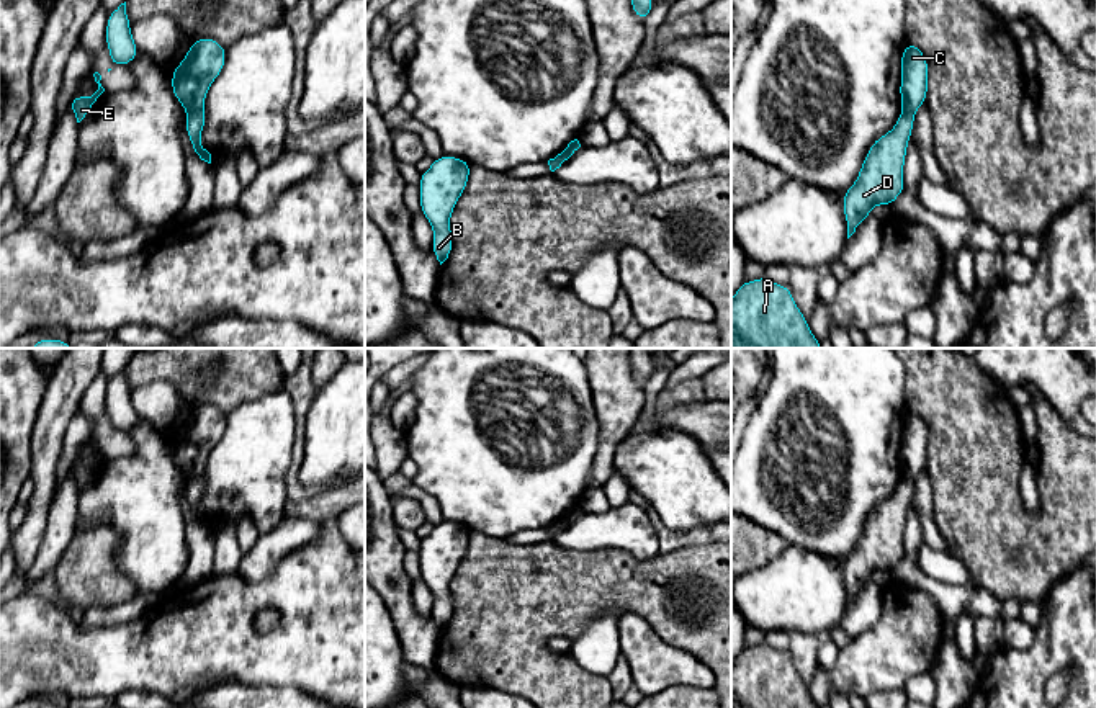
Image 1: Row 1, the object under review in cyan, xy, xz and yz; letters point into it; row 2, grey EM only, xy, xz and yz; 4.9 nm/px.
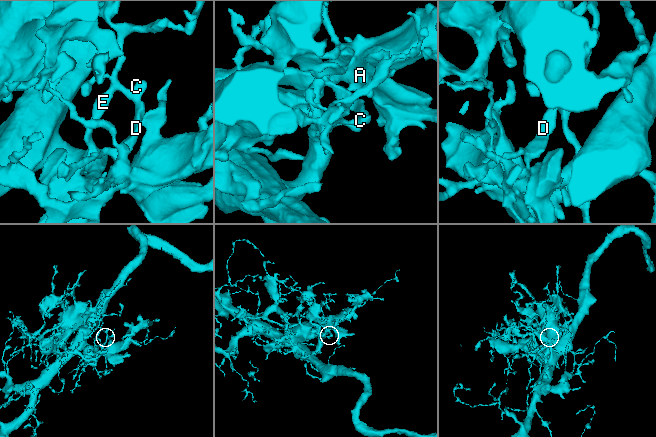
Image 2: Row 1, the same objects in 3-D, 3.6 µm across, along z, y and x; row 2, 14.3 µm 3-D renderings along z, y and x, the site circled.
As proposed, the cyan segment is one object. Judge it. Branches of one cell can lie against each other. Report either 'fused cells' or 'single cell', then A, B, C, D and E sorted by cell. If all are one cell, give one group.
fused cells; groups A D / B C E

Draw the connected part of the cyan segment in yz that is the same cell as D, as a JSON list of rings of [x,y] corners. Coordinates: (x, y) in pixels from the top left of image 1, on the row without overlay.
[[[903,476],[895,494],[869,515],[857,546],[842,562],[847,605],[875,571],[892,572],[905,554],[903,531],[914,481]]]

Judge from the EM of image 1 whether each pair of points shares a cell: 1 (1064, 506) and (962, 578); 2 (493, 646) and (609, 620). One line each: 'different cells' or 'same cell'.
1: different cells
2: different cells

